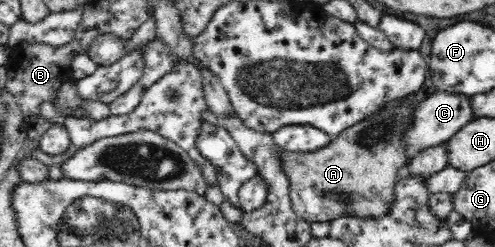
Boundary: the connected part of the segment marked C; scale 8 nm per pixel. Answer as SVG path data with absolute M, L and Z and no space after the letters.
M446 91L433 93L429 99L425 99L415 110L412 124L406 131L405 146L407 146L407 155L412 158L420 151L444 142L448 143L455 133L474 119L474 111L469 95L464 93L447 93Z

